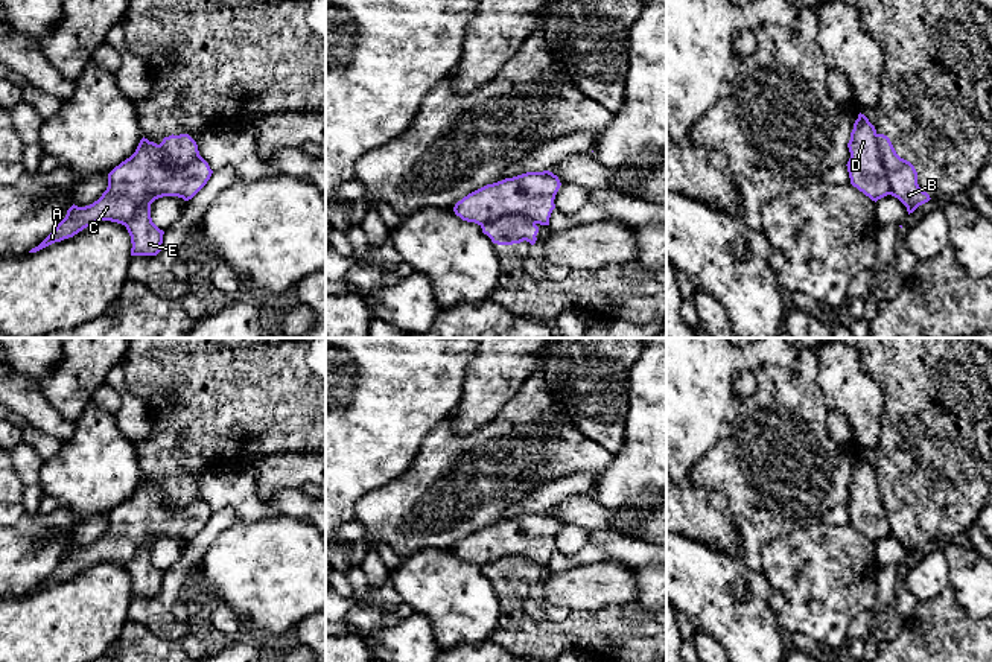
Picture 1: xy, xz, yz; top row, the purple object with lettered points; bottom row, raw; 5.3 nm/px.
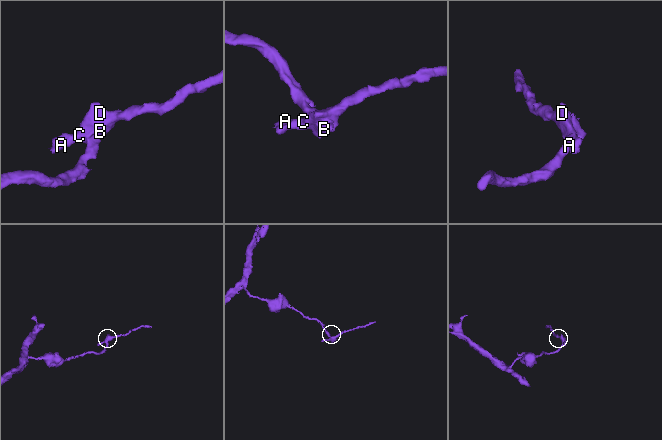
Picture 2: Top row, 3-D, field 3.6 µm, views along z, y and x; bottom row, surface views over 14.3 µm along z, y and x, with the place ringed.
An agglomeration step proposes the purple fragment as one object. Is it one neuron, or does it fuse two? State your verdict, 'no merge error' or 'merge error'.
merge error

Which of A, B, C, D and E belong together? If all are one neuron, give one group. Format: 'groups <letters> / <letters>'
groups A C D / B E

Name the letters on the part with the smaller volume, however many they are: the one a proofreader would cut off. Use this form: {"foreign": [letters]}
{"foreign": ["A", "C", "D"]}

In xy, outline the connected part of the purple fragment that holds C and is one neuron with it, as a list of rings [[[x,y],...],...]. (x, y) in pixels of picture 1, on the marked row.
[[[143,137],[135,152],[108,173],[108,187],[102,196],[85,207],[73,204],[56,228],[29,253],[73,237],[100,221],[126,225],[140,205],[152,204],[163,196],[189,201],[213,173],[201,155],[178,169],[166,166],[164,158],[163,148]]]

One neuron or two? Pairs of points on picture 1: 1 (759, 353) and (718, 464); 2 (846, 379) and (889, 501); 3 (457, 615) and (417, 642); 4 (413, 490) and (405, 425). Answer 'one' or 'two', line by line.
1: two
2: two
3: two
4: two

